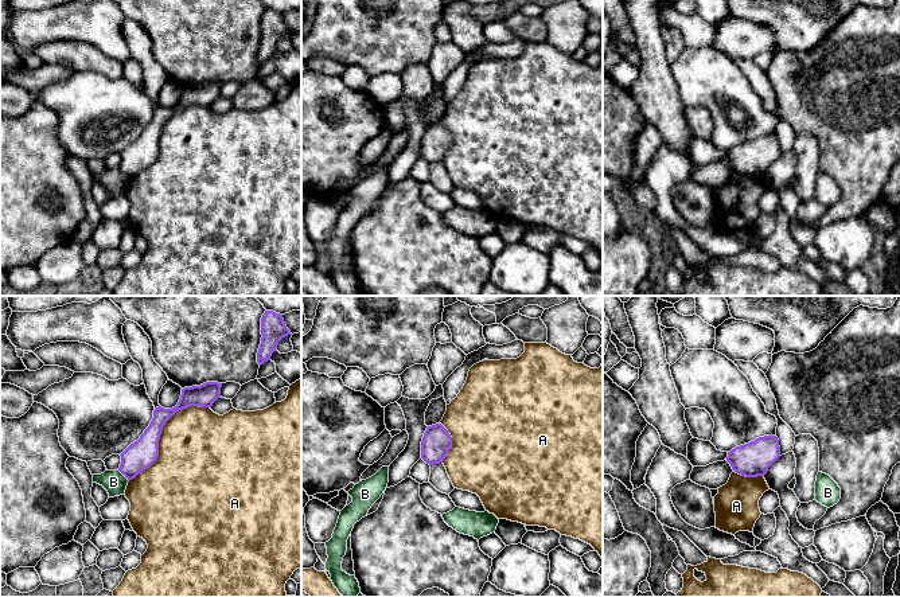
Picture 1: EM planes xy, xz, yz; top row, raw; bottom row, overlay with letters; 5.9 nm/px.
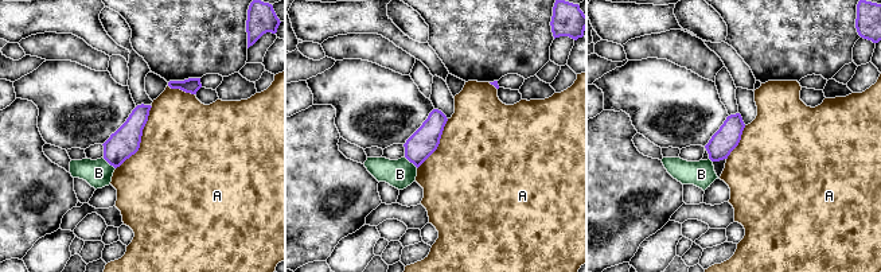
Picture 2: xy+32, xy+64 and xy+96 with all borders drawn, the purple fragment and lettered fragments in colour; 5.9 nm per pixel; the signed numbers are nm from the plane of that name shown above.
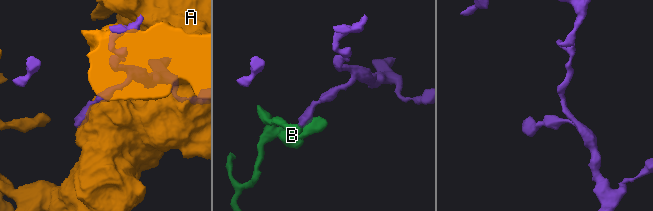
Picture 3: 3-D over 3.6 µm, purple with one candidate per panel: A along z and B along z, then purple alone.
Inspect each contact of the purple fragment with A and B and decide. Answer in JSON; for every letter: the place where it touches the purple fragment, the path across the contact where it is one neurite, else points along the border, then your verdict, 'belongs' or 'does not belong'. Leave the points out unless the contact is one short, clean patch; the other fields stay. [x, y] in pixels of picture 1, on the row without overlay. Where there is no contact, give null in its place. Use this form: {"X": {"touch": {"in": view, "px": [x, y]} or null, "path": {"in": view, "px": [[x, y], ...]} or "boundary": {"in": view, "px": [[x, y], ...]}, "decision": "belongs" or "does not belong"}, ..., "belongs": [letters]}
{"A": {"touch": {"in": "xy", "px": [160, 132]}, "decision": "does not belong"}, "B": {"touch": {"in": "xy", "px": [123, 172]}, "boundary": {"in": "xy", "px": [[117, 168], [128, 179]]}, "decision": "does not belong"}, "belongs": []}

